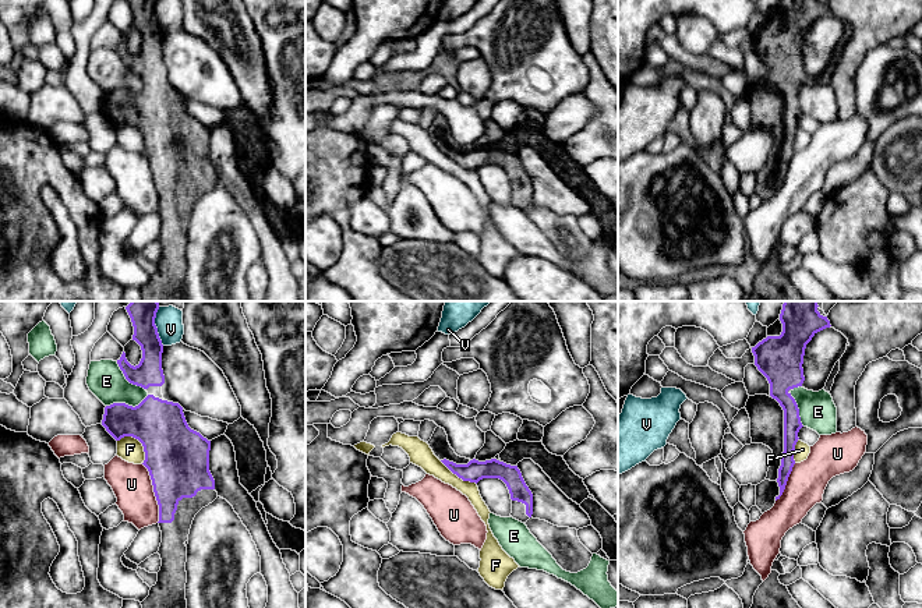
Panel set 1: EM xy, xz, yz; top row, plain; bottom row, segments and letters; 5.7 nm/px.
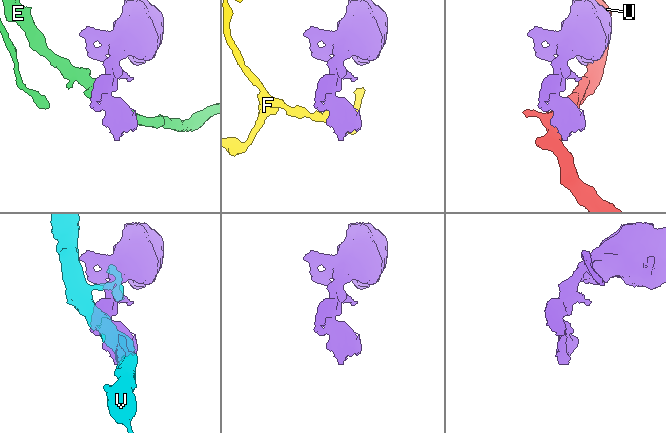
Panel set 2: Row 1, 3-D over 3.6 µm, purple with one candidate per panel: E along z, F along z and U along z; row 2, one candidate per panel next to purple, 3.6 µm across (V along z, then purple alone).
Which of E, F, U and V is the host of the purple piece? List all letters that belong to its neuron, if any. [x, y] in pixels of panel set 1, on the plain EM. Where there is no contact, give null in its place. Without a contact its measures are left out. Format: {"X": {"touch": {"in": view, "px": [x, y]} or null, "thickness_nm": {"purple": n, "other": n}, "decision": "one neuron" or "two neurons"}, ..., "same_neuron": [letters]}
{"E": {"touch": {"in": "xy", "px": [127, 92]}, "thickness_nm": {"purple": 300, "other": 220}, "decision": "two neurons"}, "F": {"touch": {"in": "xy", "px": [140, 128]}, "thickness_nm": {"purple": 360, "other": 140}, "decision": "two neurons"}, "U": {"touch": {"in": "xy", "px": [154, 179]}, "thickness_nm": {"purple": 360, "other": 220}, "decision": "two neurons"}, "V": {"touch": {"in": "xy", "px": [156, 17]}, "thickness_nm": {"purple": 150, "other": 150}, "decision": "two neurons"}, "same_neuron": []}

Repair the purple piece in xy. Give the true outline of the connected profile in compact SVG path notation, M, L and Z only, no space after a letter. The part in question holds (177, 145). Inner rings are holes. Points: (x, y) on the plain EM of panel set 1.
M148 82L138 93L133 95L126 91L113 91L105 95L102 113L116 127L133 124L138 127L145 139L144 153L148 156L153 180L159 192L159 215L162 219L162 230L158 241L162 247L158 269L151 275L149 283L141 290L141 301L186 301L186 271L187 271L187 234L190 216L195 202L218 185L215 178L215 167L209 159L211 128L199 120L191 117L186 109L183 95L179 91L162 88L153 82Z

